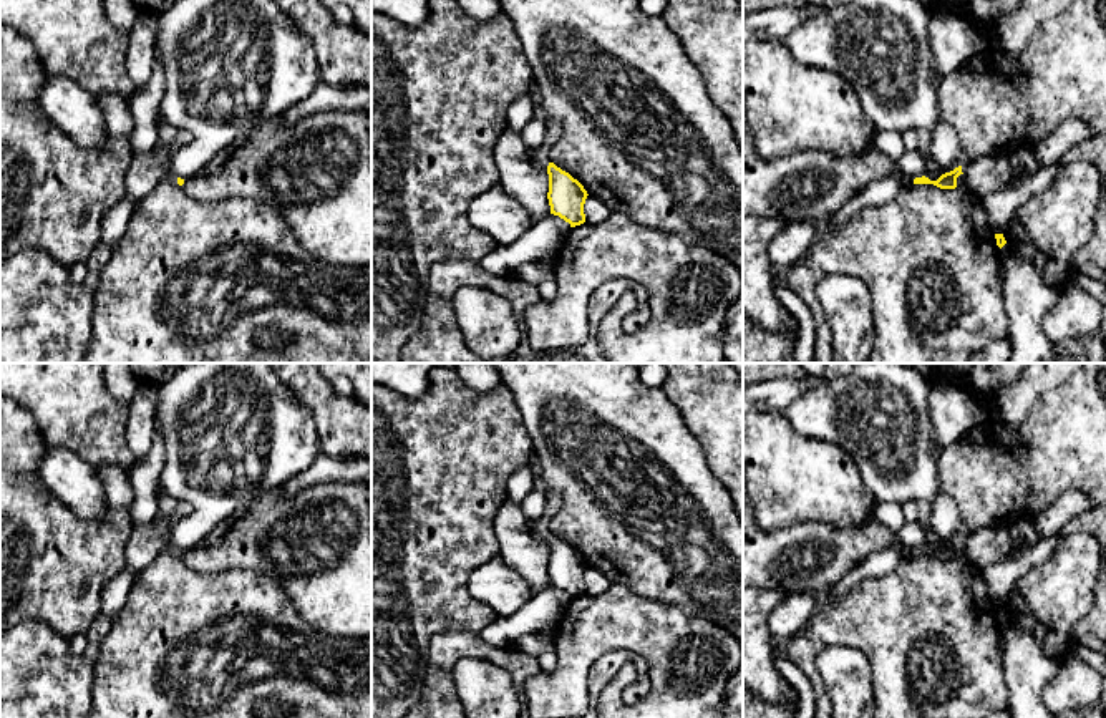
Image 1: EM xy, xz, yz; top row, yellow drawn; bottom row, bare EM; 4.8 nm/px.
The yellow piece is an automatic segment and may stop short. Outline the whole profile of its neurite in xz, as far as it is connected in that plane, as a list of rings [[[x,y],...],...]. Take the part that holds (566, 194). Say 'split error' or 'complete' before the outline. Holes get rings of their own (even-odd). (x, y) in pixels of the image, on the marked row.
split error; [[[546,119],[546,138],[539,149],[532,151],[529,156],[541,166],[547,167],[549,174],[549,206],[551,214],[559,216],[570,227],[585,222],[584,204],[587,199],[587,191],[584,186],[574,179],[569,172],[557,167],[551,158],[549,151],[560,136],[560,124],[554,119]]]

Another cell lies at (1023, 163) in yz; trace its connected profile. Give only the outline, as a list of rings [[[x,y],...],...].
[[[1021,148],[1011,153],[1011,169],[1016,181],[1025,181],[1040,169],[1040,163],[1033,154],[1033,149]]]

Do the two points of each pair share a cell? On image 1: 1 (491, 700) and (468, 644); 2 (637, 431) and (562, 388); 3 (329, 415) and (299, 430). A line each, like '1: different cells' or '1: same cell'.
1: different cells
2: same cell
3: different cells

